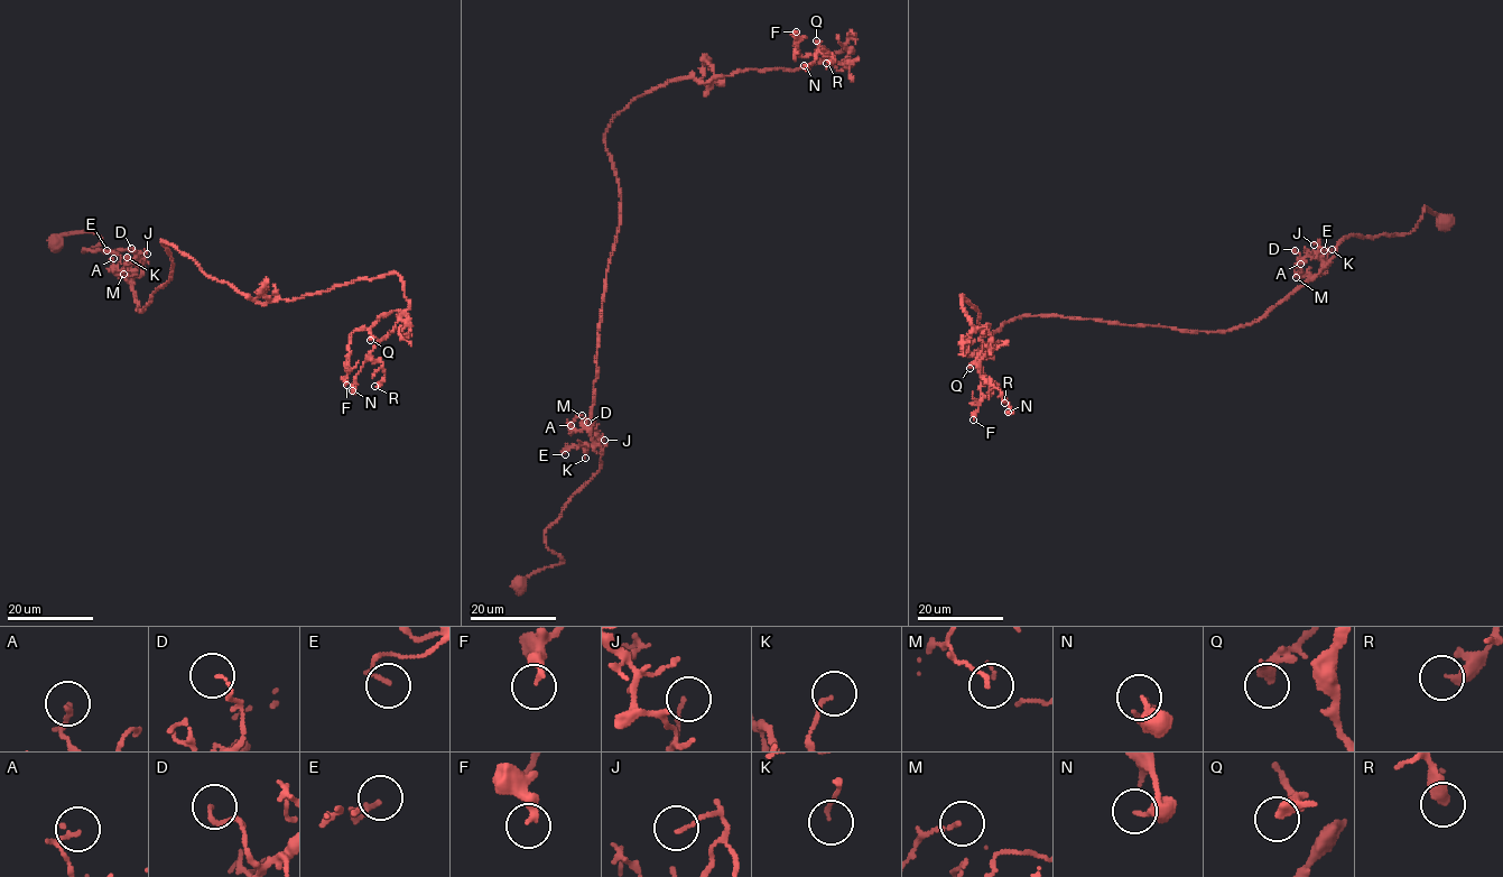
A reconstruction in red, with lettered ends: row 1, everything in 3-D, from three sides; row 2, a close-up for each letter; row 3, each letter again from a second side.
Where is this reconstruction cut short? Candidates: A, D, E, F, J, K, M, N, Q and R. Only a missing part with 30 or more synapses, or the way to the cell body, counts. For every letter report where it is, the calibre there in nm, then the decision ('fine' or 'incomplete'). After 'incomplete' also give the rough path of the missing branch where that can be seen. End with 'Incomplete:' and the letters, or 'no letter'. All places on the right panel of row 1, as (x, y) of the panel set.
A: (1300, 264) | 110 nm | fine
D: (1295, 250) | 110 nm | fine
E: (1324, 250) | 150 nm | fine
F: (973, 419) | 240 nm | fine
J: (1314, 245) | 120 nm | fine
K: (1332, 249) | 120 nm | fine
M: (1296, 277) | 90 nm | fine
N: (1008, 412) | 320 nm | fine
Q: (970, 368) | 280 nm | fine
R: (1004, 403) | 340 nm | fine
Incomplete: no letter

